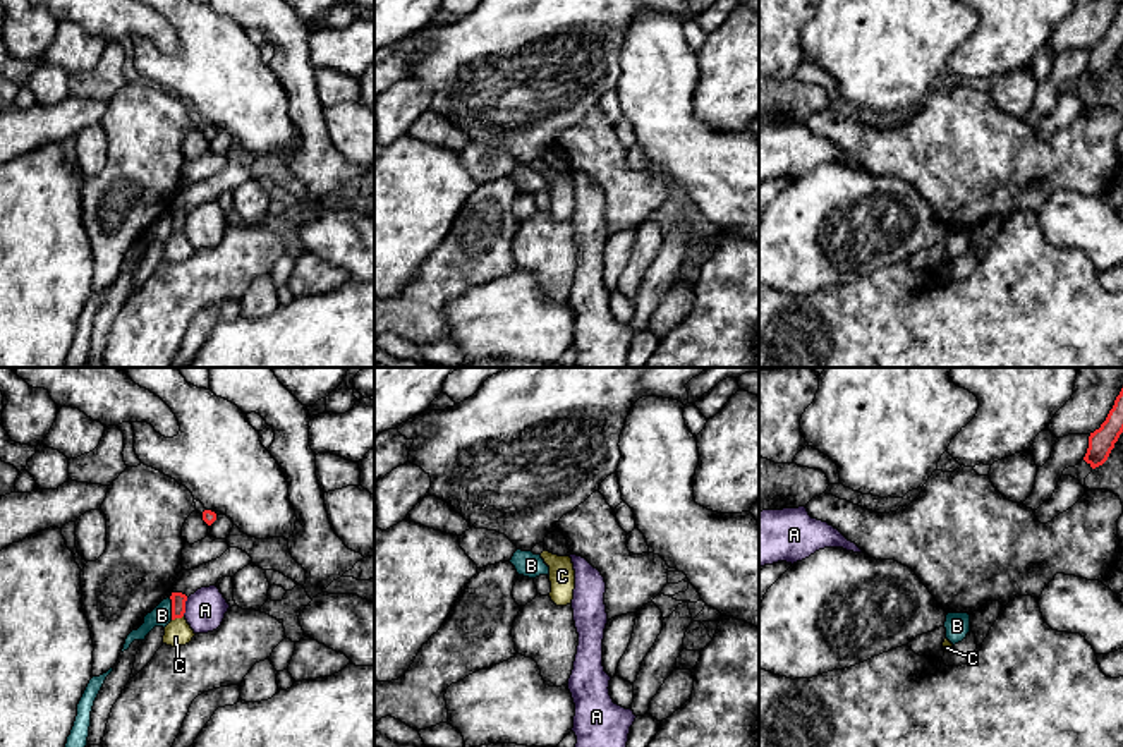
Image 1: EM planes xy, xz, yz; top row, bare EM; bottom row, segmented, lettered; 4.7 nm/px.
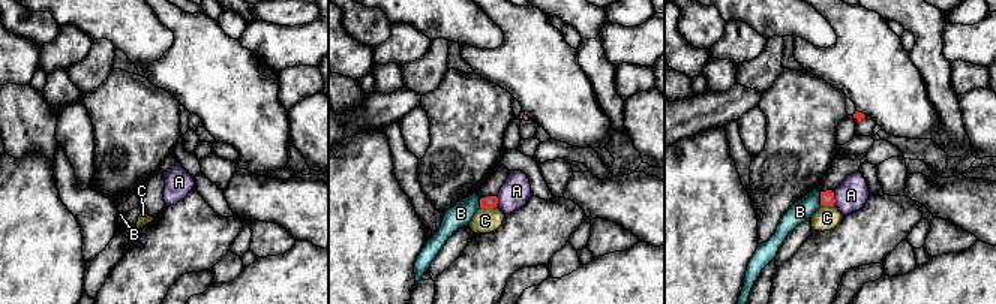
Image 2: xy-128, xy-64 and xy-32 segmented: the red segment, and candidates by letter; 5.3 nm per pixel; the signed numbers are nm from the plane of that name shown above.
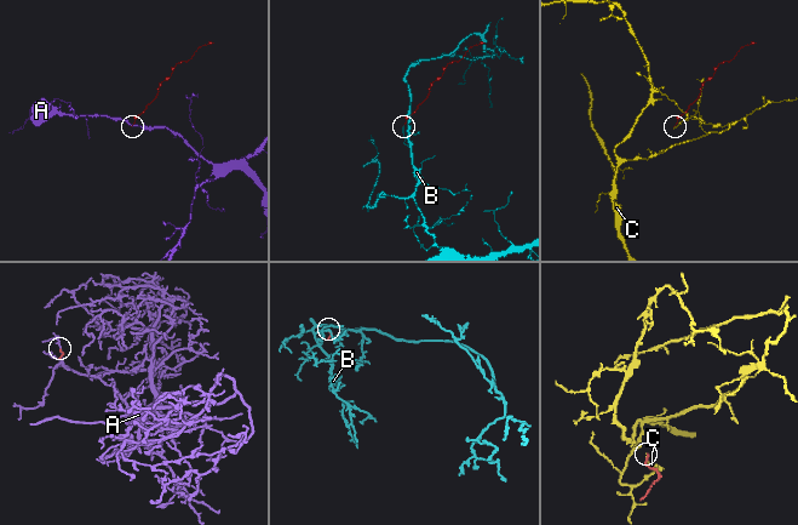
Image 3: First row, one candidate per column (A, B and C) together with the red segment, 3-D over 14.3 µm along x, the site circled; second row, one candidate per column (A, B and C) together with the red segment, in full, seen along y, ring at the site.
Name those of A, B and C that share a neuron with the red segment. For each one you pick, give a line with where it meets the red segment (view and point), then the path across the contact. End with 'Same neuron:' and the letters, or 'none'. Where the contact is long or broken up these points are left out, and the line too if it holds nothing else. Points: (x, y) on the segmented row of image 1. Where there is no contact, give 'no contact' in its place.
Same neuron: none

